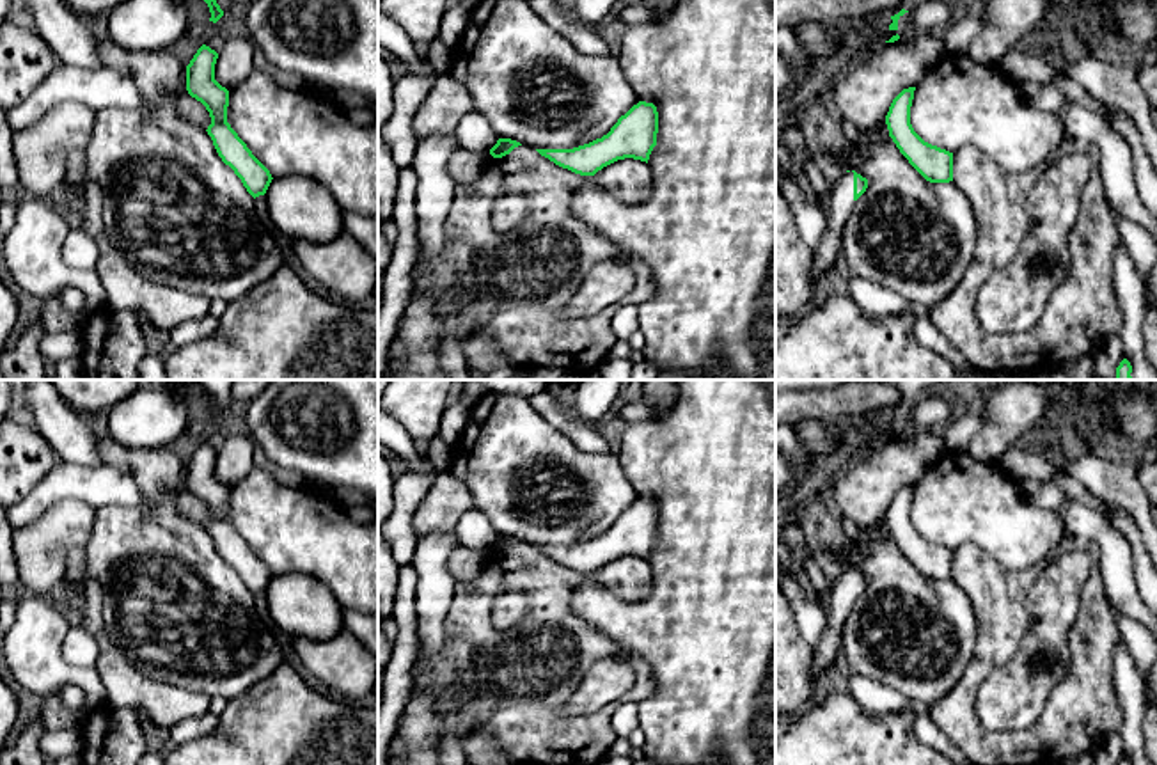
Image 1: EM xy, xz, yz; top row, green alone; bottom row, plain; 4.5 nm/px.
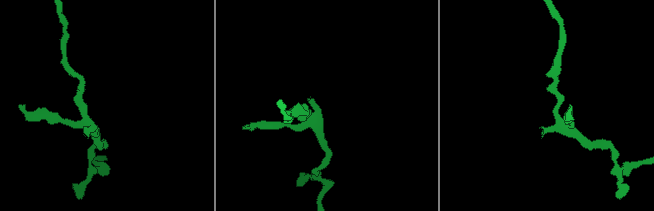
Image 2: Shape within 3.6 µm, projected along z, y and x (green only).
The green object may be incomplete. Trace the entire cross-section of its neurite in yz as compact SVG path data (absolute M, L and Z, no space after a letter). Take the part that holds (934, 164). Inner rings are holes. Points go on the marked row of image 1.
M916 87L903 89L885 115L889 137L909 163L930 183L953 181L953 153L925 142L910 124Z

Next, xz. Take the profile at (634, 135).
M639 101L607 135L573 149L536 149L555 165L580 176L594 176L603 167L634 158L646 162L657 146L658 112L653 103Z

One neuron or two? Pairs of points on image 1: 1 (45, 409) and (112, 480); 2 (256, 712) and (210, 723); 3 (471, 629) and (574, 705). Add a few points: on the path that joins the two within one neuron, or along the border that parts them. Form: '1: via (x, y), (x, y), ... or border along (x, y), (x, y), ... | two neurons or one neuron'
1: border along (61, 458), (71, 464), (102, 465) | two neurons
2: border along (220, 716), (220, 723), (210, 733), (183, 744) | two neurons
3: border along (591, 666), (561, 709), (563, 716) | two neurons

